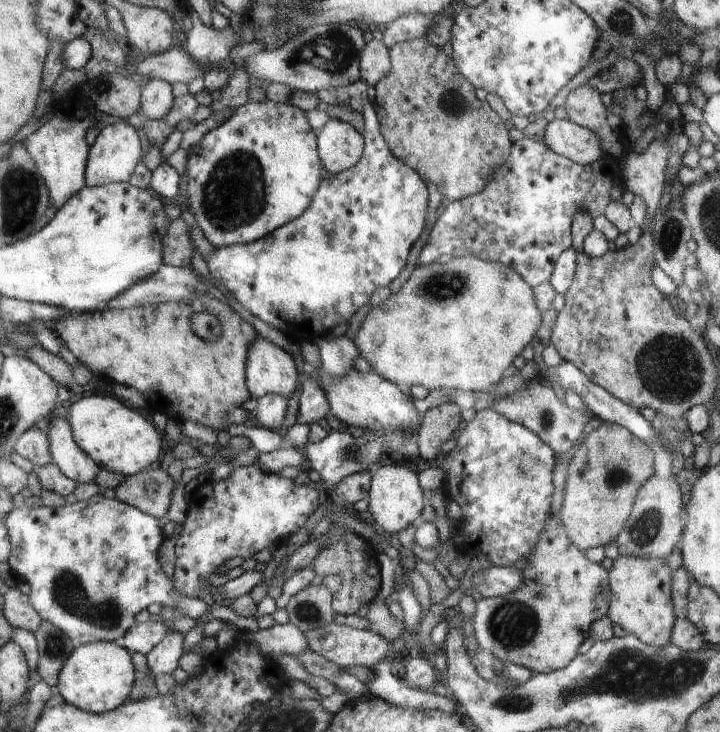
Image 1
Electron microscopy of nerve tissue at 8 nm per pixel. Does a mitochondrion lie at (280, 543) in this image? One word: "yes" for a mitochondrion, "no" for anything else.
no

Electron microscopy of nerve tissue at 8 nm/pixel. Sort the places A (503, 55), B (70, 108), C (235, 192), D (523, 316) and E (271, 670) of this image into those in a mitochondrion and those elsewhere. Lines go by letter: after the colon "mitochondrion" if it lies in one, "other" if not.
A: mitochondrion
B: other
C: mitochondrion
D: other
E: other

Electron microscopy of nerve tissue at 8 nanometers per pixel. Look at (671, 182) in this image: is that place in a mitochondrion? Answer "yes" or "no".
no

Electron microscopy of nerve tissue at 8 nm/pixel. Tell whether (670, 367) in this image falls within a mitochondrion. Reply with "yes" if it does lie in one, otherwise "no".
yes

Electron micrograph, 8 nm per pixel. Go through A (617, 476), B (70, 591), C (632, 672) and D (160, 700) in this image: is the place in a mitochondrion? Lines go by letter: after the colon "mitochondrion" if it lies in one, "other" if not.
A: mitochondrion
B: mitochondrion
C: mitochondrion
D: other

